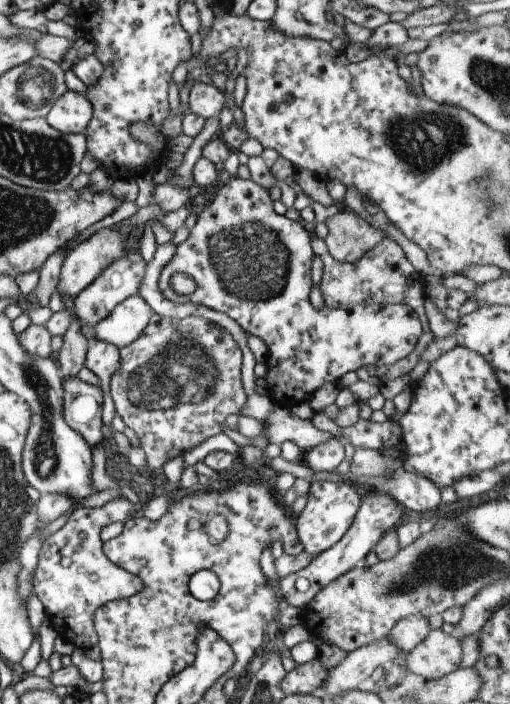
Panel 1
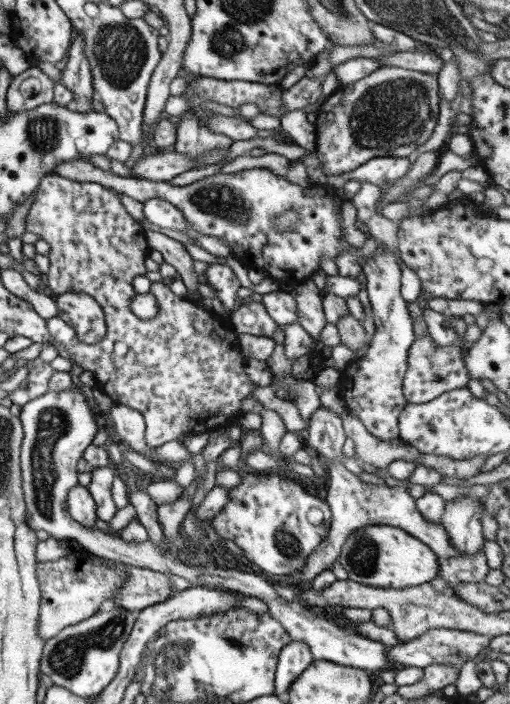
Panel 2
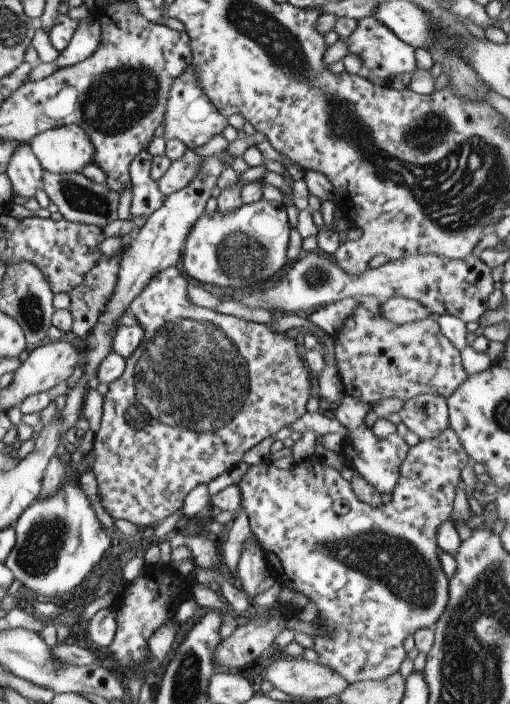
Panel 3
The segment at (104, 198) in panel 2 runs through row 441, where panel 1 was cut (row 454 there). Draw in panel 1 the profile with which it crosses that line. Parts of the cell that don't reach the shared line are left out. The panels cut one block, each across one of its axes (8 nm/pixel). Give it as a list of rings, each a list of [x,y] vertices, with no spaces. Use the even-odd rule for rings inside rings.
[[[153,313],[139,338],[119,352],[119,370],[111,379],[110,396],[117,414],[138,435],[149,469],[163,469],[170,452],[184,454],[200,446],[223,432],[228,416],[242,415],[248,398],[242,386],[242,350],[222,326],[202,316],[170,319]]]

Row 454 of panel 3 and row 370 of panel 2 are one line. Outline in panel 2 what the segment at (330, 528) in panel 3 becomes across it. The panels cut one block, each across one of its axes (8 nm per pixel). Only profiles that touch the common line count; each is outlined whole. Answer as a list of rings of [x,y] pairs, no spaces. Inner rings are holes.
[[[424,334],[422,338],[415,338],[409,350],[407,362],[408,370],[403,380],[403,395],[410,404],[424,404],[446,392],[468,386],[468,372],[457,344],[436,346],[430,334]]]

